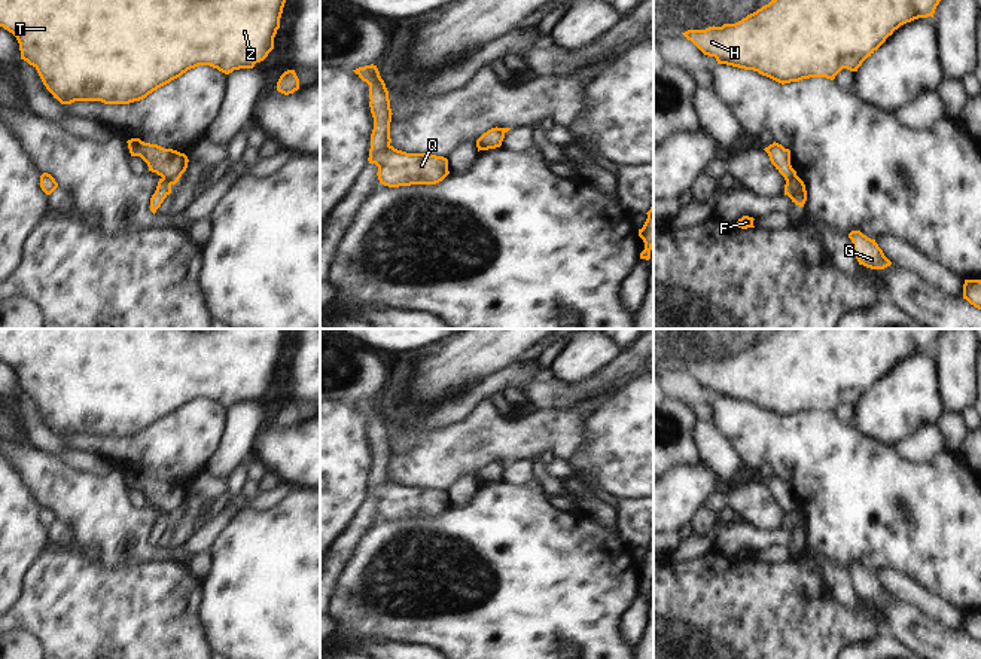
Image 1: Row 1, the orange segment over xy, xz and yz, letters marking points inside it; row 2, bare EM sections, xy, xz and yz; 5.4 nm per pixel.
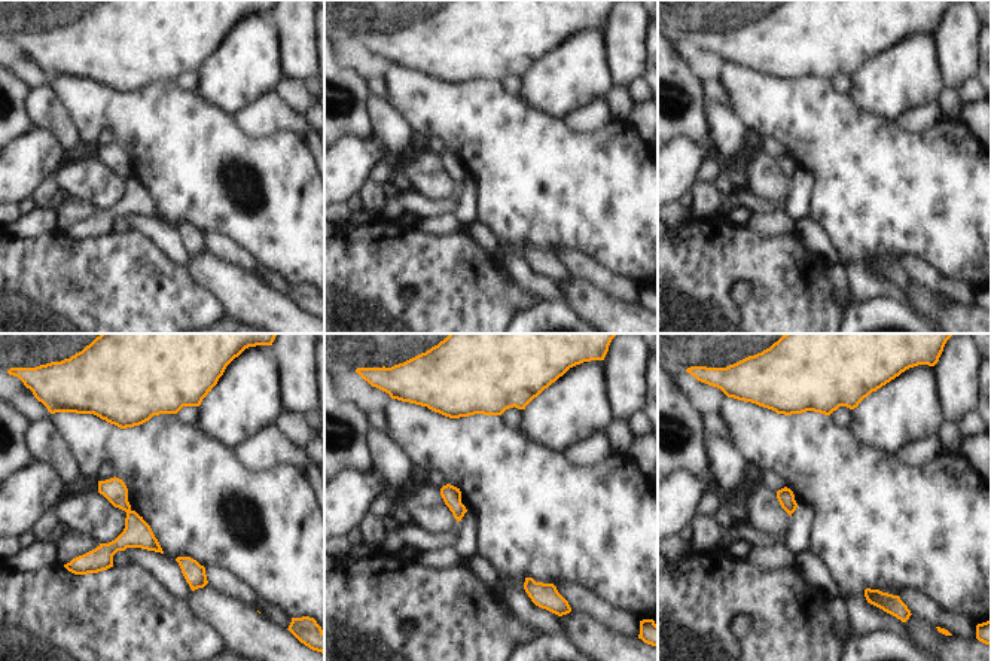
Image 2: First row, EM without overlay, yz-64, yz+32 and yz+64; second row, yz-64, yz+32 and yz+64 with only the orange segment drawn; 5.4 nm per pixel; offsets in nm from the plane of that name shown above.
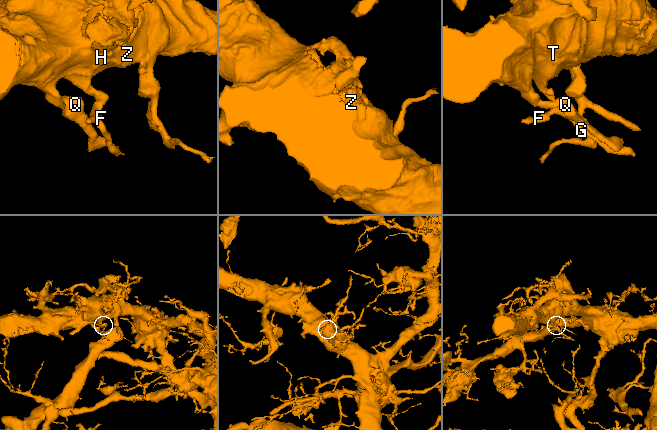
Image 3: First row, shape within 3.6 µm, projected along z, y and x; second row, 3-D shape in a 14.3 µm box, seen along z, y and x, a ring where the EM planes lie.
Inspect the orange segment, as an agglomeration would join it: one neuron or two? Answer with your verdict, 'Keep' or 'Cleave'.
Cleave

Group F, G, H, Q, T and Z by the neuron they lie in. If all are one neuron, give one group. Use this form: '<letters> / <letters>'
F G / H Q T Z

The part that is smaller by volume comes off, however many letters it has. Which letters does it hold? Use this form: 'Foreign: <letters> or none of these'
Foreign: F, G

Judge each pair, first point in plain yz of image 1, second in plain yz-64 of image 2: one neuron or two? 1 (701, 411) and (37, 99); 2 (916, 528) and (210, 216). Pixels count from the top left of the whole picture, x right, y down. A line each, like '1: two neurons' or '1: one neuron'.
1: two neurons
2: one neuron

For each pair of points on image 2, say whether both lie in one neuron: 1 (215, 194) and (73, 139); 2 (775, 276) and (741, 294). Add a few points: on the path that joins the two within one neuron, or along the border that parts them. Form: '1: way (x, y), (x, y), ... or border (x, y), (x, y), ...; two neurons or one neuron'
1: border (66, 106), (82, 140); two neurons
2: border (737, 285), (735, 298), (744, 302); two neurons

